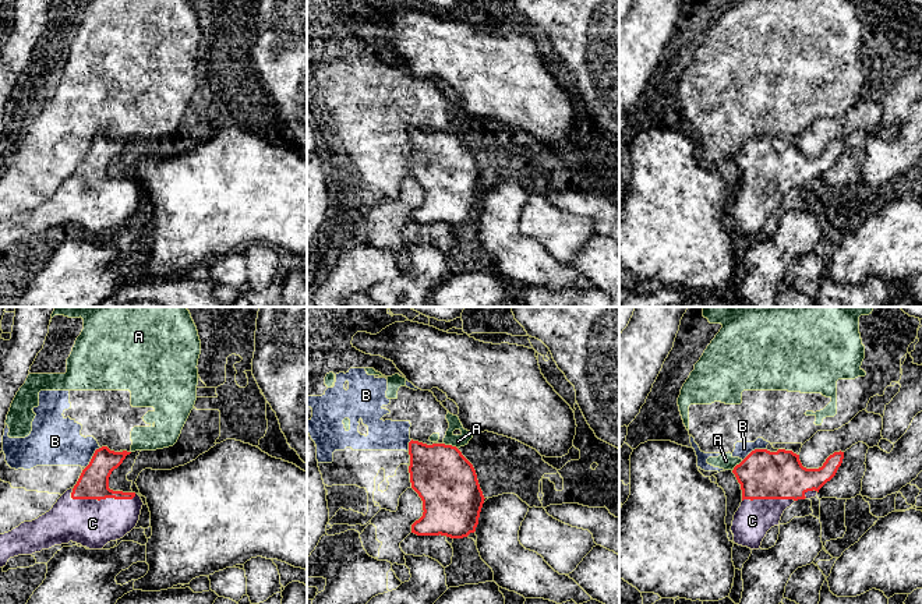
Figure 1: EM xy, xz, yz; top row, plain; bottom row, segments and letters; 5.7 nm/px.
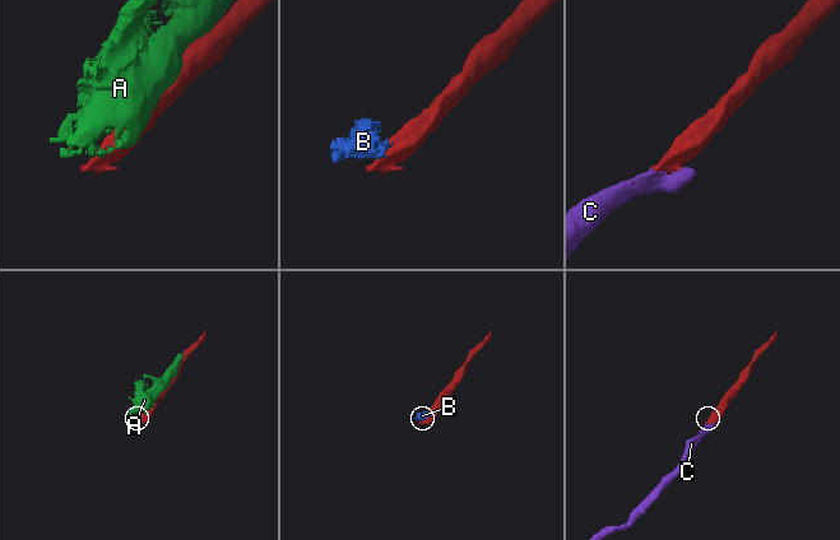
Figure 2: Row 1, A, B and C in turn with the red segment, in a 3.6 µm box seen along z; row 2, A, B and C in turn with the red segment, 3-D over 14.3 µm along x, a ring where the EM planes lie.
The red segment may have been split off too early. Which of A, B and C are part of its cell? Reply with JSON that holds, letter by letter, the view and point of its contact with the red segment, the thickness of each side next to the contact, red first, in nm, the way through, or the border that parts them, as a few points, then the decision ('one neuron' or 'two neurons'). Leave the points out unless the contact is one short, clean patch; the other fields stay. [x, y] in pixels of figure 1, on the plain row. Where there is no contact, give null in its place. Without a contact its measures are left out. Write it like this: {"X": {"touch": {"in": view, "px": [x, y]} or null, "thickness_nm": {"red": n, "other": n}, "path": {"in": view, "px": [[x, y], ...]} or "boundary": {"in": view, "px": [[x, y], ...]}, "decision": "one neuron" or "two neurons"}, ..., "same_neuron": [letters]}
{"A": {"touch": {"in": "xz", "px": [451, 133]}, "thickness_nm": {"red": 360, "other": 70}, "decision": "two neurons"}, "B": {"touch": {"in": "yz", "px": [755, 137]}, "thickness_nm": {"red": 280, "other": 90}, "boundary": {"in": "yz", "px": [[766, 136], [755, 136], [742, 148]]}, "decision": "two neurons"}, "C": {"touch": {"in": "xy", "px": [102, 186]}, "thickness_nm": {"red": 180, "other": 280}, "decision": "one neuron"}, "same_neuron": ["C"]}

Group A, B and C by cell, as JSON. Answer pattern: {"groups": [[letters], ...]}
{"groups": [["A", "B"], ["C"]]}

